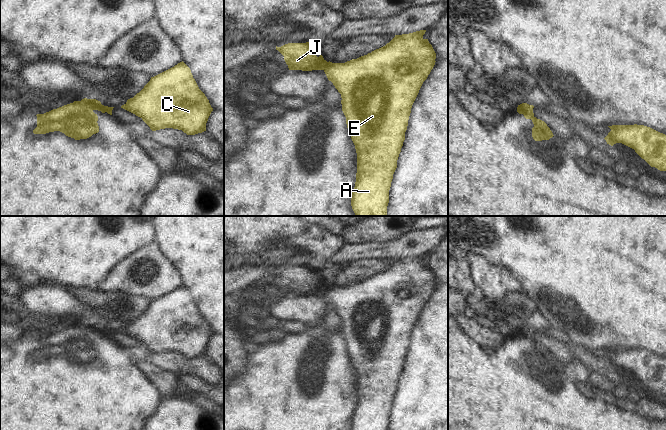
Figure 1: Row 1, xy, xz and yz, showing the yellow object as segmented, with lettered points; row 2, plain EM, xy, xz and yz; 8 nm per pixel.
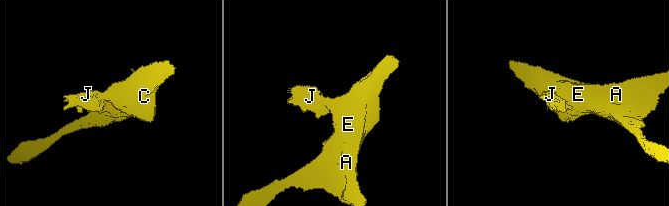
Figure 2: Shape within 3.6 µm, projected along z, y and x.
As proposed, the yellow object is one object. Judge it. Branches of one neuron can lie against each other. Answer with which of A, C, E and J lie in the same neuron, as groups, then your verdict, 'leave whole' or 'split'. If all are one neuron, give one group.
A C E / J | split

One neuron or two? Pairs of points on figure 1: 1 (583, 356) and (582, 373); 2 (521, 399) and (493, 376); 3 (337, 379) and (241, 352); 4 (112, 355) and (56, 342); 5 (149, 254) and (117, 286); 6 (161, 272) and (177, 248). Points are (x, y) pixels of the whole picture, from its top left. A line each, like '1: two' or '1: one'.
1: two
2: one
3: two
4: one
5: one
6: two

